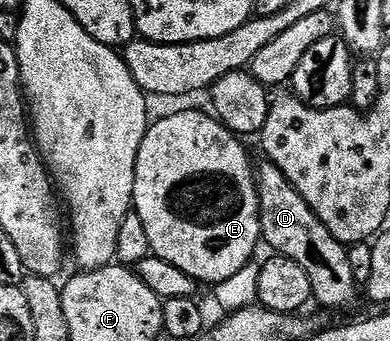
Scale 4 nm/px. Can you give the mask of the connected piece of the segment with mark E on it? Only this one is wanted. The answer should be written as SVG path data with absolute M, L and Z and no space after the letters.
M175 112L172 116L163 116L159 121L148 127L145 138L141 142L141 150L137 154L135 163L135 181L133 182L133 211L141 218L145 226L145 234L149 237L149 246L154 256L169 262L169 266L177 266L177 270L183 270L200 285L214 286L225 282L225 278L233 278L237 270L252 263L255 247L260 247L259 235L259 195L255 189L256 169L251 168L251 160L243 149L244 141L231 132L214 115L203 112Z

